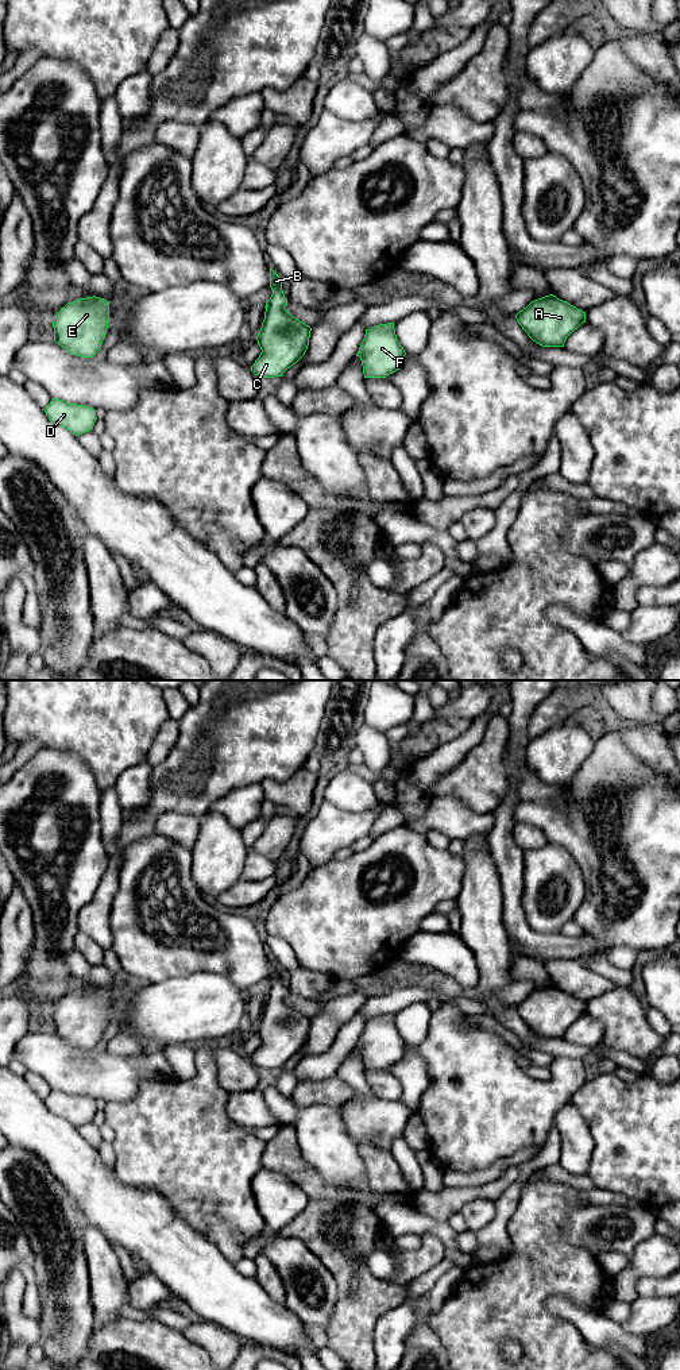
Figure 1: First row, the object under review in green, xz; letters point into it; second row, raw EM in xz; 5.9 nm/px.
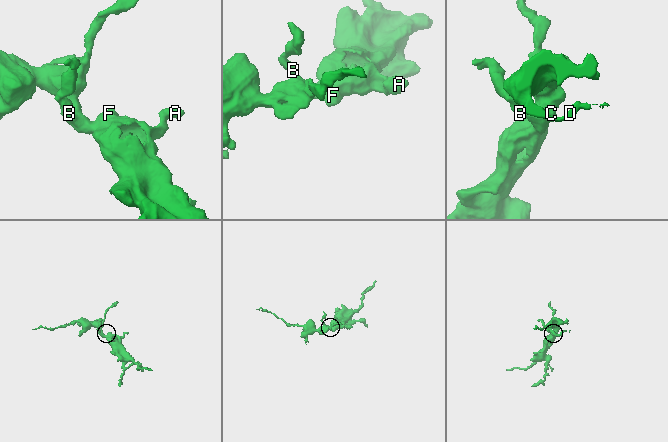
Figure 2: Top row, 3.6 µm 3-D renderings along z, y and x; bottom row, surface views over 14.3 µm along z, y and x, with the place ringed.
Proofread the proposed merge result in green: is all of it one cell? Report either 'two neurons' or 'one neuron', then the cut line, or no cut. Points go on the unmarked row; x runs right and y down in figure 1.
one neuron; cut none

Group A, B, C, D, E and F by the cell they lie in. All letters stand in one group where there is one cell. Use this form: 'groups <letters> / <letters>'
groups A B C D E F

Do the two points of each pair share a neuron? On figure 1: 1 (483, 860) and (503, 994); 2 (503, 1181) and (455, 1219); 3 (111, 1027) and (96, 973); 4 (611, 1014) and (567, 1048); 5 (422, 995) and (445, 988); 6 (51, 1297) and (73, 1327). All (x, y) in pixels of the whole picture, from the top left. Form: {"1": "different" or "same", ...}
{"1": "different", "2": "different", "3": "same", "4": "different", "5": "different", "6": "same"}

